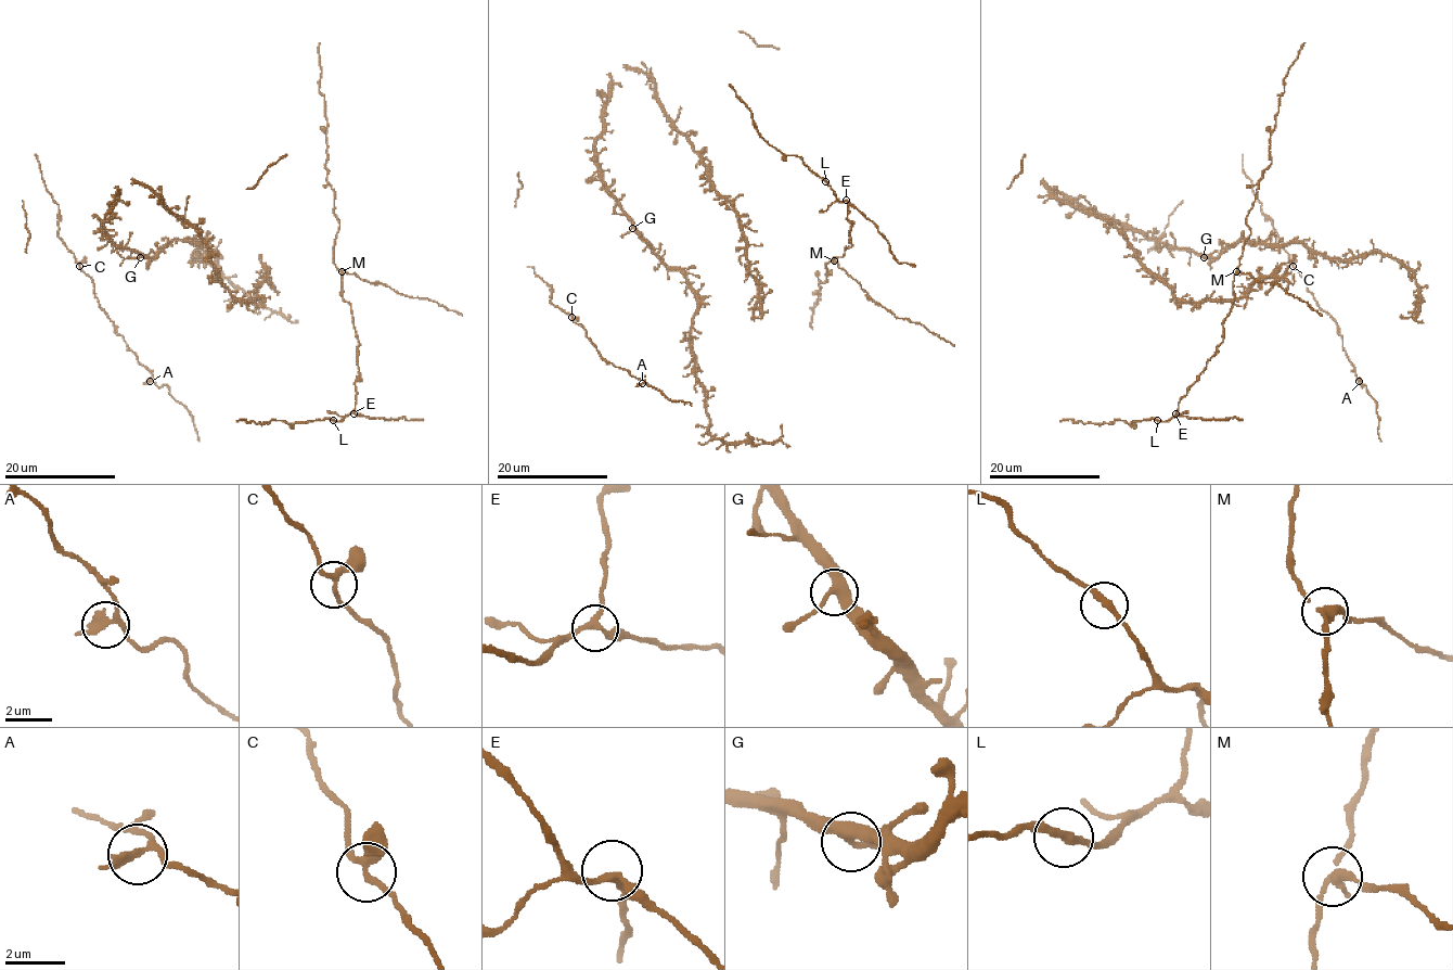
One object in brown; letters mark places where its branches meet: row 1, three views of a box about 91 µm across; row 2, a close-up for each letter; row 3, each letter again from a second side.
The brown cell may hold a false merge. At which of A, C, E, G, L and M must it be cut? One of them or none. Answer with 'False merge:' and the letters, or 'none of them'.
False merge: M

